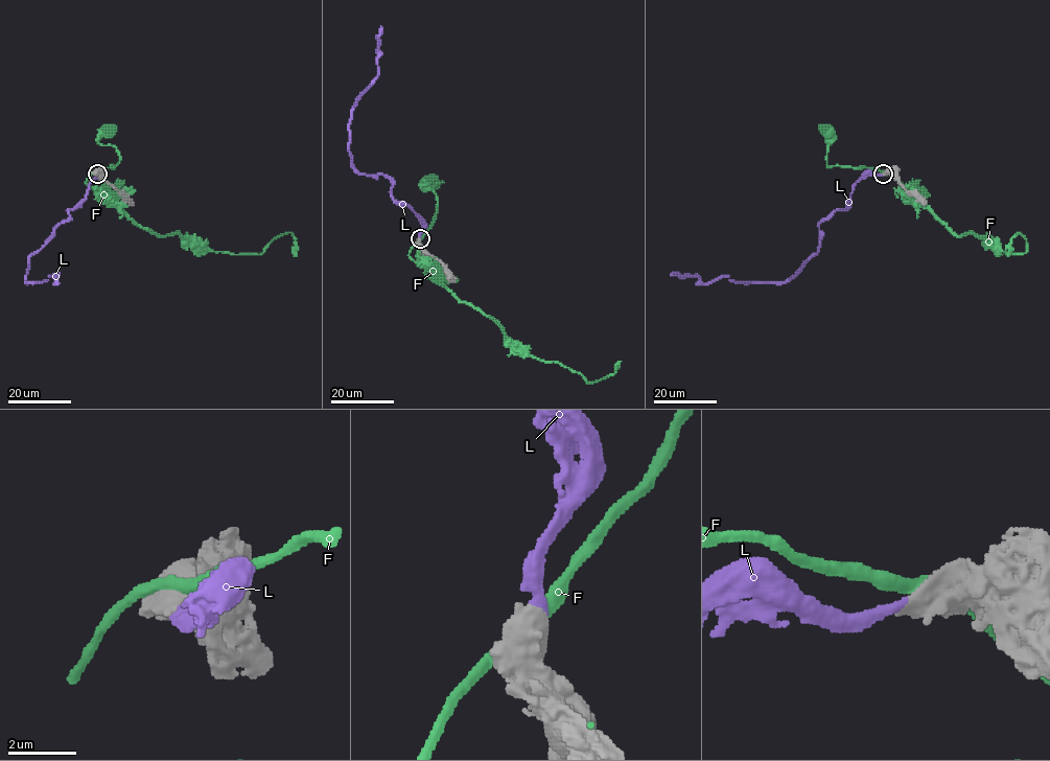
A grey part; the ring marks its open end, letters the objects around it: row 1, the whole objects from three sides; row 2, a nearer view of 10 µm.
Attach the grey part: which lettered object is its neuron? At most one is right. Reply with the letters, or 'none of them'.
L

